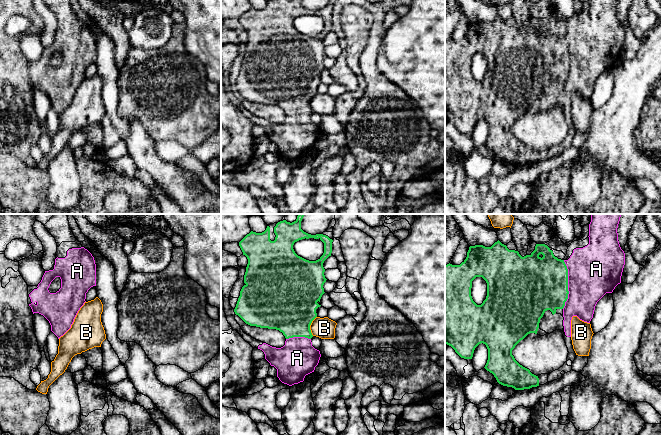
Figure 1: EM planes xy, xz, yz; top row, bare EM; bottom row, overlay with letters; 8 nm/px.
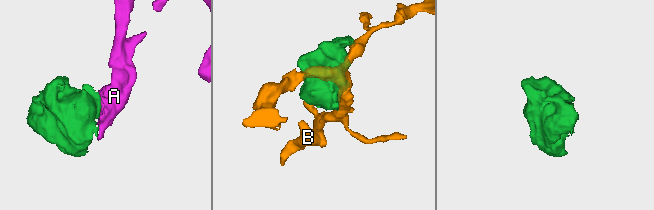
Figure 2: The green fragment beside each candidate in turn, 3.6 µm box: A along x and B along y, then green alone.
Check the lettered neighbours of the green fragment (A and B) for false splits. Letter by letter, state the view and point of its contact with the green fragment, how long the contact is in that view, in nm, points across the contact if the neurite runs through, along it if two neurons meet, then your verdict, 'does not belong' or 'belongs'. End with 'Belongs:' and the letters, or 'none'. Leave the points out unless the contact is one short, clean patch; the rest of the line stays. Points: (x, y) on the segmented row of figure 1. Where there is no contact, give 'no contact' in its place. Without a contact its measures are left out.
A: meets green in yz at (567, 284); contact 400 nm long; belongs
B: meets green in xz at (309, 326); contact 160 nm long; does not belong
Belongs: A

